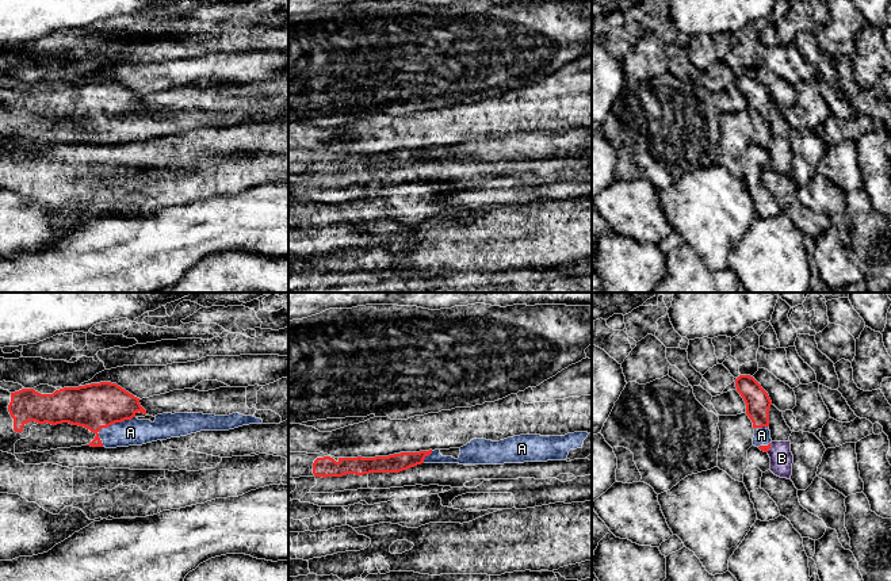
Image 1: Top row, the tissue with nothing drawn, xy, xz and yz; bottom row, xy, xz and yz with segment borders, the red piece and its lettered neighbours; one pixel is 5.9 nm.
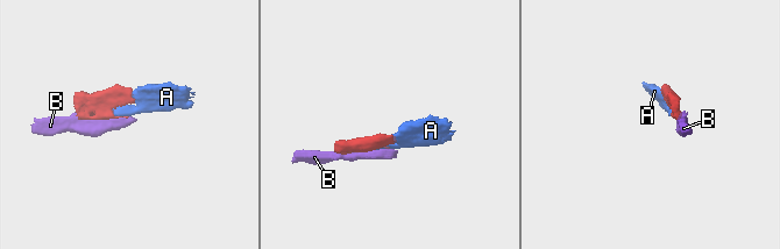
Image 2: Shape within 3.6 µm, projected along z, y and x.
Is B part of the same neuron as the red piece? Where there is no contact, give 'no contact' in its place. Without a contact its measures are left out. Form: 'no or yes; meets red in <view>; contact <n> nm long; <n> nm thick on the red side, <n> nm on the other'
no; meets red in yz; contact 60 nm long; 50 nm thick on the red side, 140 nm on the other

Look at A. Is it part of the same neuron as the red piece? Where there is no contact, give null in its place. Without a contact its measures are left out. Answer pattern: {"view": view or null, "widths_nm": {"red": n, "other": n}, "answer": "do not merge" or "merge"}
{"view": "xy", "widths_nm": {"red": 280, "other": 160}, "answer": "merge"}

